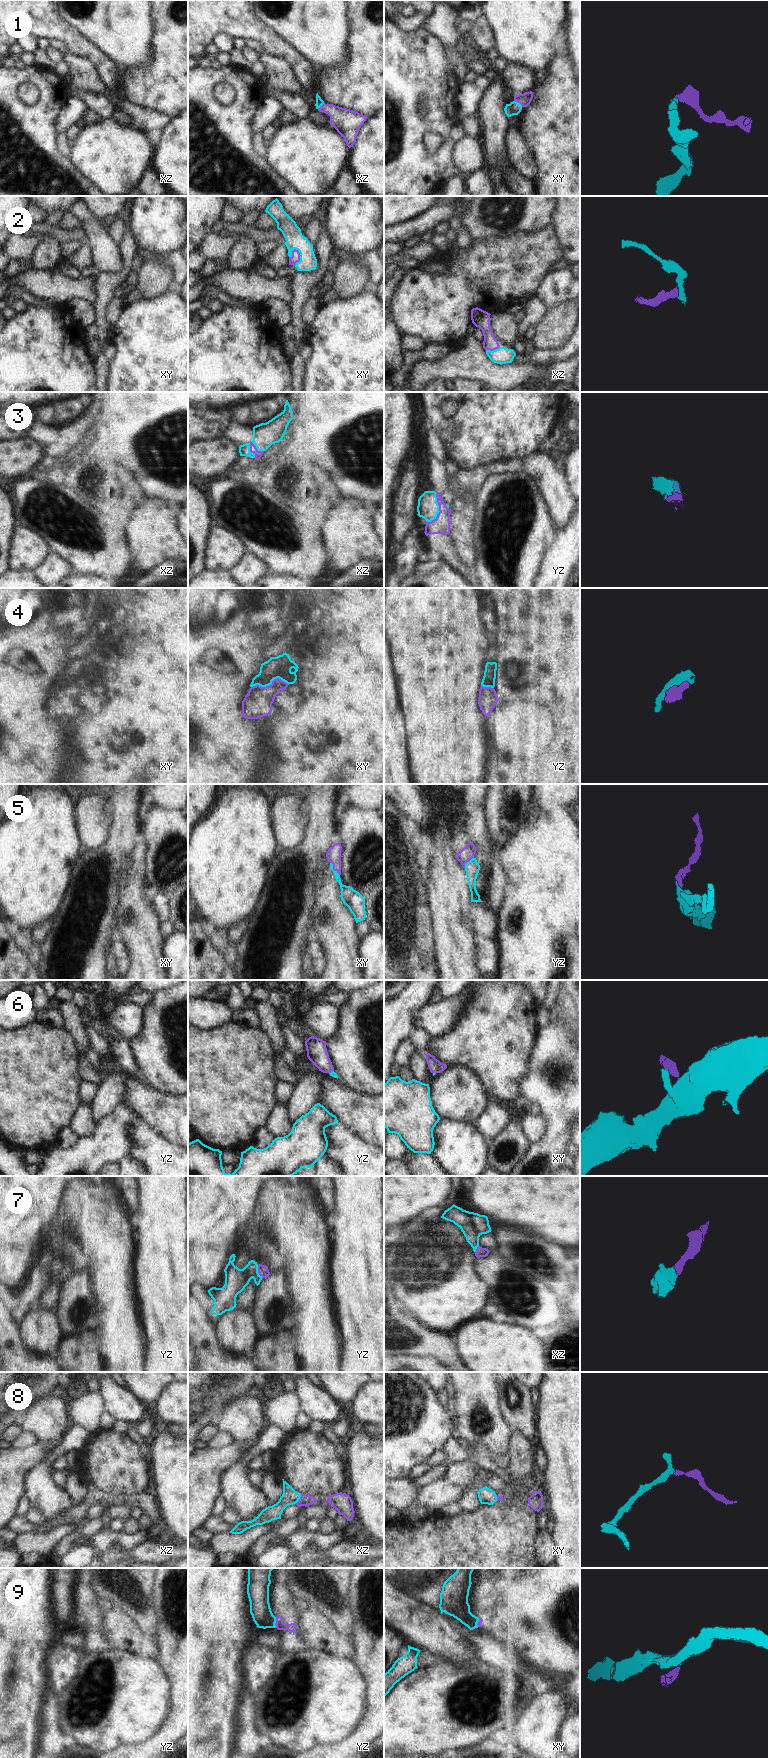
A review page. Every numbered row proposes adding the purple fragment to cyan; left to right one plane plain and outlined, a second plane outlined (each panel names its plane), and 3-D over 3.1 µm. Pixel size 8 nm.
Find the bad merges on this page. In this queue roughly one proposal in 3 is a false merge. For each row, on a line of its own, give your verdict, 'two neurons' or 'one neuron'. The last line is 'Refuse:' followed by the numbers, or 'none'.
1: one neuron
2: one neuron
3: one neuron
4: two neurons
5: one neuron
6: one neuron
7: one neuron
8: one neuron
9: two neurons
Refuse: 4, 9

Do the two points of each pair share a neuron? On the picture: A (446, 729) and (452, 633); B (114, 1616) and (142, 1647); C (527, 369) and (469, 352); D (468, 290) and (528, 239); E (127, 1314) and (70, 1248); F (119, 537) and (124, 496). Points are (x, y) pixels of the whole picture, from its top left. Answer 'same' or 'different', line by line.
A: same
B: same
C: same
D: same
E: same
F: different

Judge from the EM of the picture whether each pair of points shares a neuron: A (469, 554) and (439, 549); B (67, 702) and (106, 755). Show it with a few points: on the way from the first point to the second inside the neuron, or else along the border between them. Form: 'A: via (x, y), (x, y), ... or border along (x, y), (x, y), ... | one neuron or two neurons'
A: border along (449, 533), (457, 556), (465, 564), (473, 567) | two neurons
B: border along (84, 690), (76, 710), (65, 718), (69, 732) | two neurons

